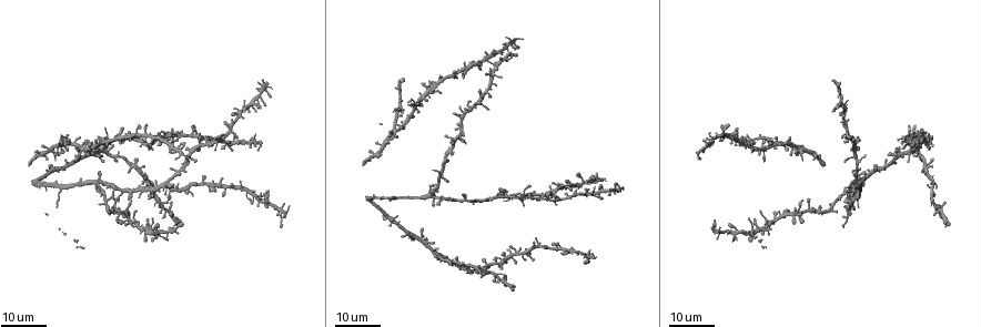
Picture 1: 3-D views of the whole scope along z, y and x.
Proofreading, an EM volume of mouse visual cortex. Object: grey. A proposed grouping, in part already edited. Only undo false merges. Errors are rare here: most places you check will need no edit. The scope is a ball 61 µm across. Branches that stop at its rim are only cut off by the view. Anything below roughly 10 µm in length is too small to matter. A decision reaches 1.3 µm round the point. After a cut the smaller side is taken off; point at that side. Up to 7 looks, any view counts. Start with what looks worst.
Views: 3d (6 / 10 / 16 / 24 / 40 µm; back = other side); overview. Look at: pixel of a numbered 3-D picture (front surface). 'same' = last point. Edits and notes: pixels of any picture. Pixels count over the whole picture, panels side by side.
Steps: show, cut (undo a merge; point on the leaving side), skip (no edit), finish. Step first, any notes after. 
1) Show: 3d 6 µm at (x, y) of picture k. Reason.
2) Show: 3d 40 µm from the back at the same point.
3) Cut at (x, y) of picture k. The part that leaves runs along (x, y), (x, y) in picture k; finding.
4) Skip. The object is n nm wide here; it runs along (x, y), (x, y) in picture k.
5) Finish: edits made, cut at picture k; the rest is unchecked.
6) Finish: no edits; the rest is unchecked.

Show: 3d 16 µm at (785, 143) of picture 1. Small branch off a trunk.

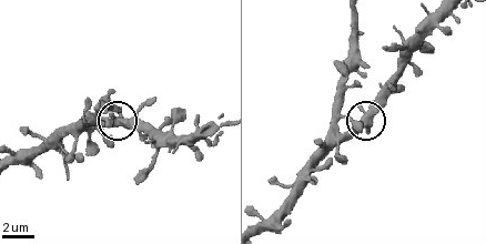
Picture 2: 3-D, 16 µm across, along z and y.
Show: 3d 10 µm at the same point. Zoom in.

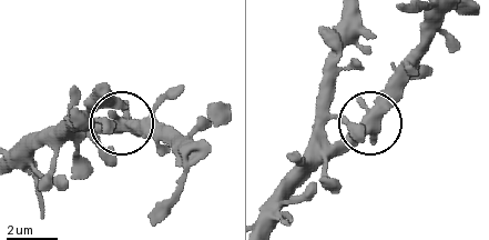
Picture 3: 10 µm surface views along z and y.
Skip. 4 arms meet here; one cell here.

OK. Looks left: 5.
Show: 3d 16 µm at (776, 220) of picture 1. Four or more arms meet.

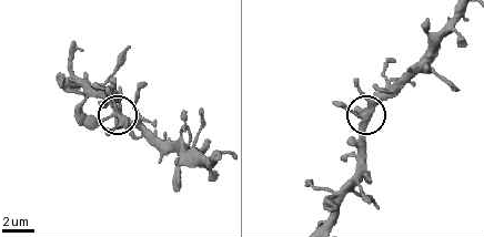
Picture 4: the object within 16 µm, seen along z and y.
Show: 3d 6 µm at (360, 118) of picture 4. Closer look.

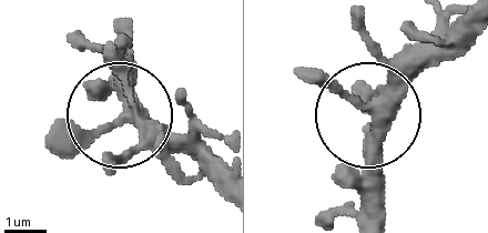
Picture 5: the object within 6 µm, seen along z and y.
Skip. The side arm is 22 µm long; it runs along (365, 221), (376, 104), (457, 23) in picture 5; all the same cell.

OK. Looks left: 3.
Show: 3d 24 µm at (107, 150) of picture 1. A fork.

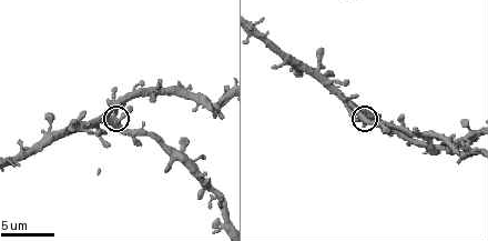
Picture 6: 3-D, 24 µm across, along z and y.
Show: 3d 6 µm at (117, 118) of picture 6. Zoom in.

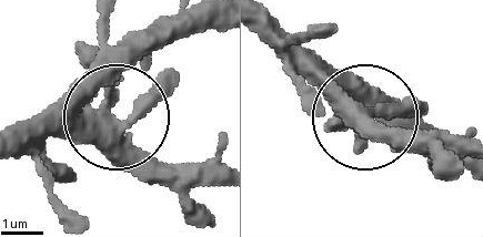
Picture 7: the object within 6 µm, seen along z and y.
Skip. The object is 440 nm wide here; it runs along (20, 151), (112, 125), (208, 220) in picture 7; one cell here.

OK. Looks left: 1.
Finish: no edits; the rest is unchecked.

